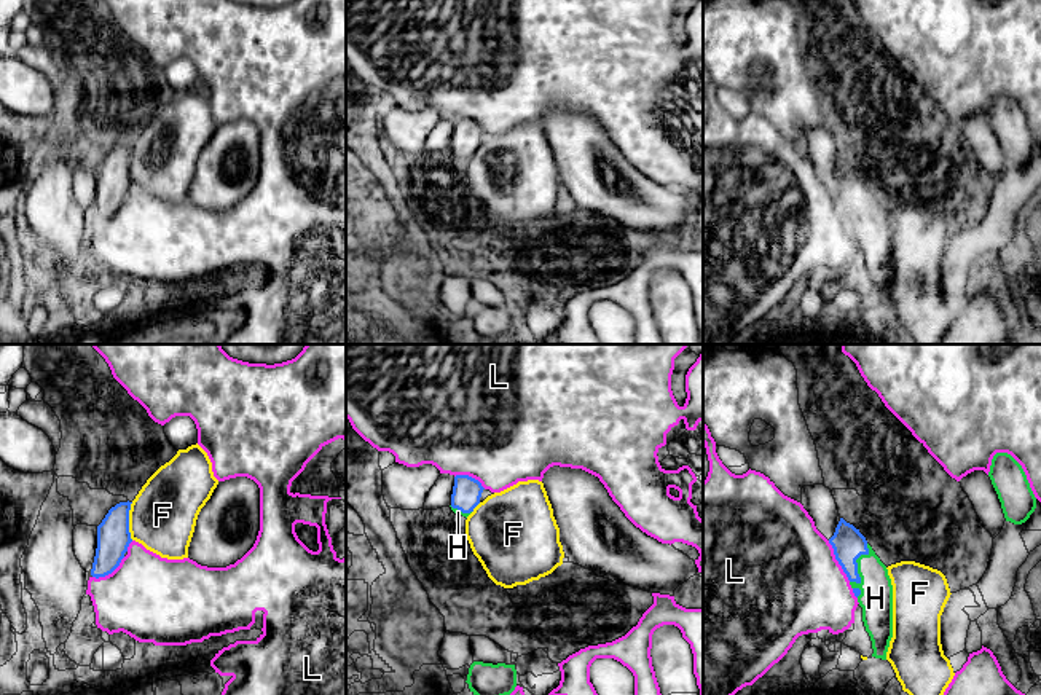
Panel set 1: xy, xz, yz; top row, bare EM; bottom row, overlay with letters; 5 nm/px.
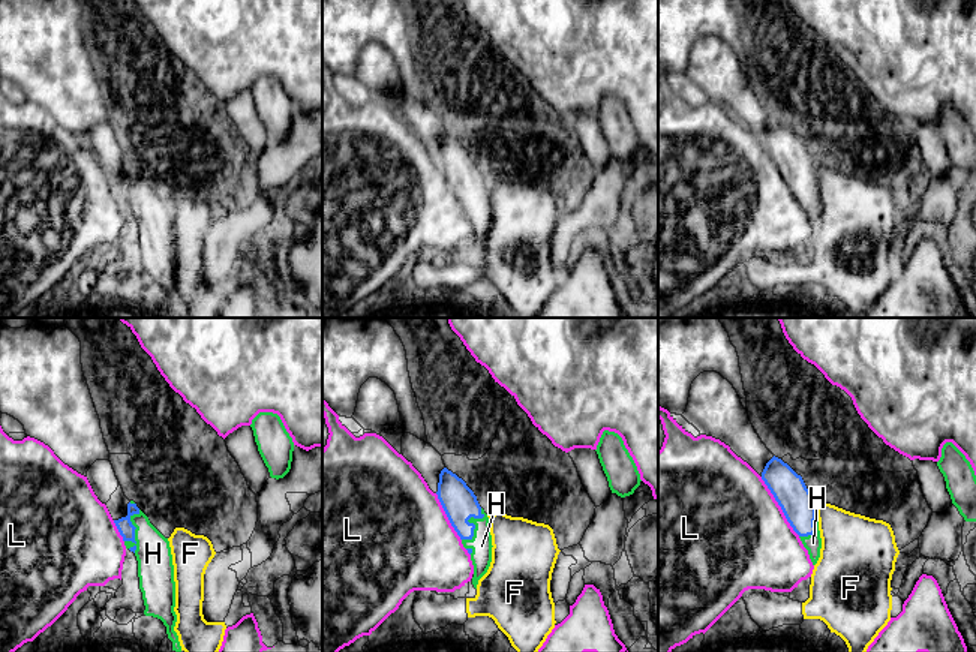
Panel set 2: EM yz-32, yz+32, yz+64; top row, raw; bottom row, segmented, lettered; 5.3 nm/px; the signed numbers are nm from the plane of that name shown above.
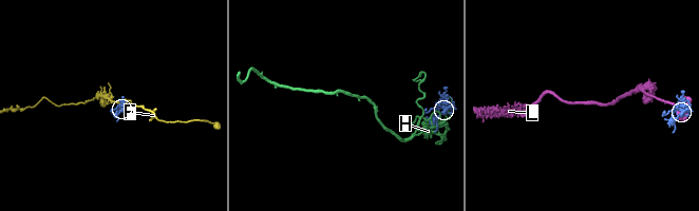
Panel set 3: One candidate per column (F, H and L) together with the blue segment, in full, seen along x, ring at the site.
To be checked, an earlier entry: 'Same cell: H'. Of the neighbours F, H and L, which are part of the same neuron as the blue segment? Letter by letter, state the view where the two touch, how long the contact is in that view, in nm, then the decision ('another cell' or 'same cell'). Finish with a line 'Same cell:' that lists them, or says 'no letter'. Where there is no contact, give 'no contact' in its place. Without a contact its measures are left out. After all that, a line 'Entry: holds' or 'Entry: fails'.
F: xy | 190 nm | another cell
H: yz | 220 nm | same cell
L: yz | 240 nm | another cell
Same cell: H
Entry: holds

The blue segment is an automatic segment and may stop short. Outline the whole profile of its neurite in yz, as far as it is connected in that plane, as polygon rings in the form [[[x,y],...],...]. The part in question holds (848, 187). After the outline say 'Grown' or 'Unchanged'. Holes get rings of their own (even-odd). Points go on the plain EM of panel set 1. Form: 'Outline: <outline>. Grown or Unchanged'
Outline: [[[843,161],[829,187],[862,250],[862,265],[874,292],[872,300],[886,303],[893,281],[893,228],[888,212],[859,172]]]. Grown

